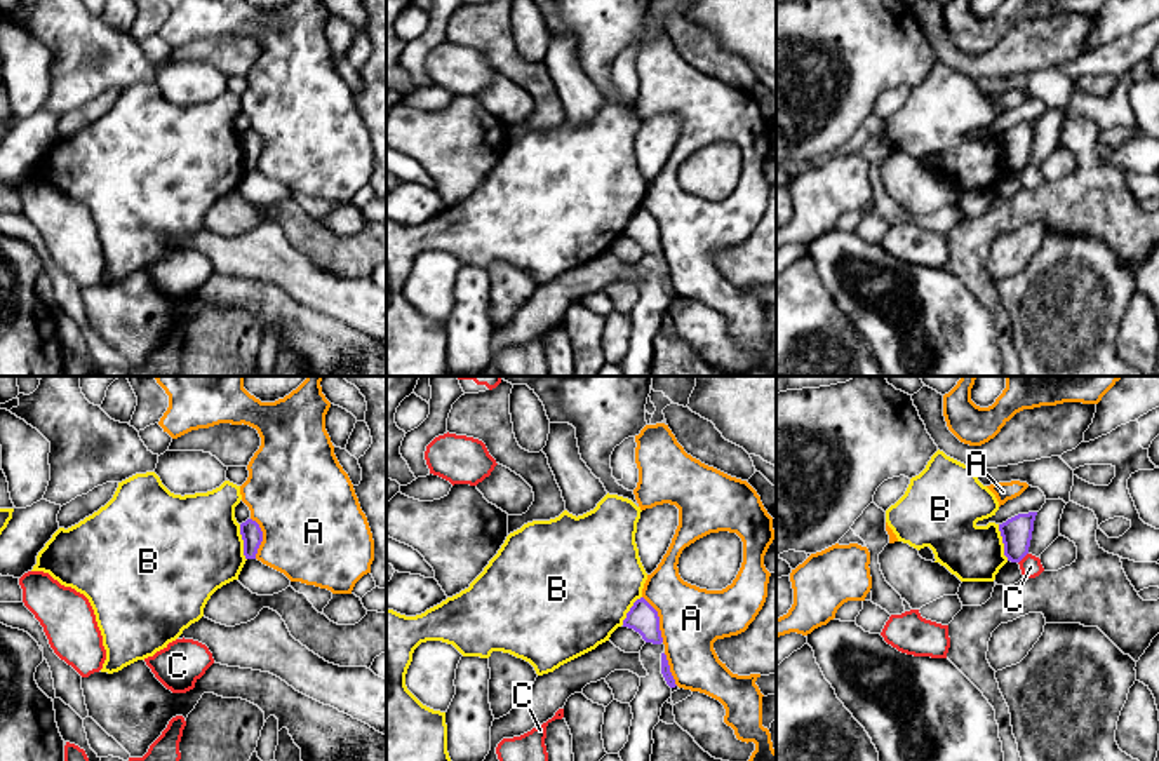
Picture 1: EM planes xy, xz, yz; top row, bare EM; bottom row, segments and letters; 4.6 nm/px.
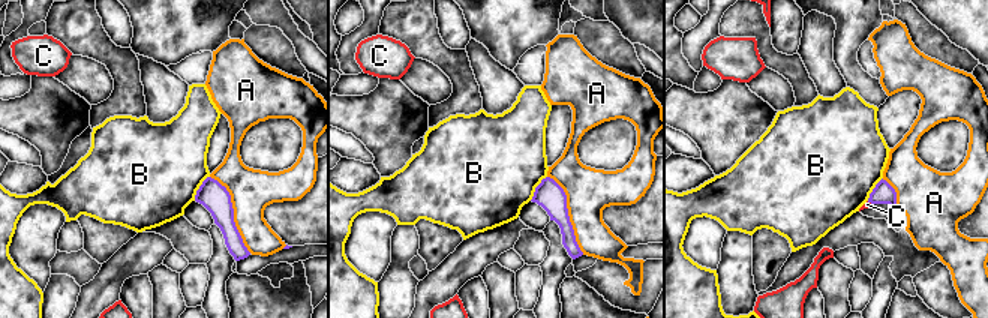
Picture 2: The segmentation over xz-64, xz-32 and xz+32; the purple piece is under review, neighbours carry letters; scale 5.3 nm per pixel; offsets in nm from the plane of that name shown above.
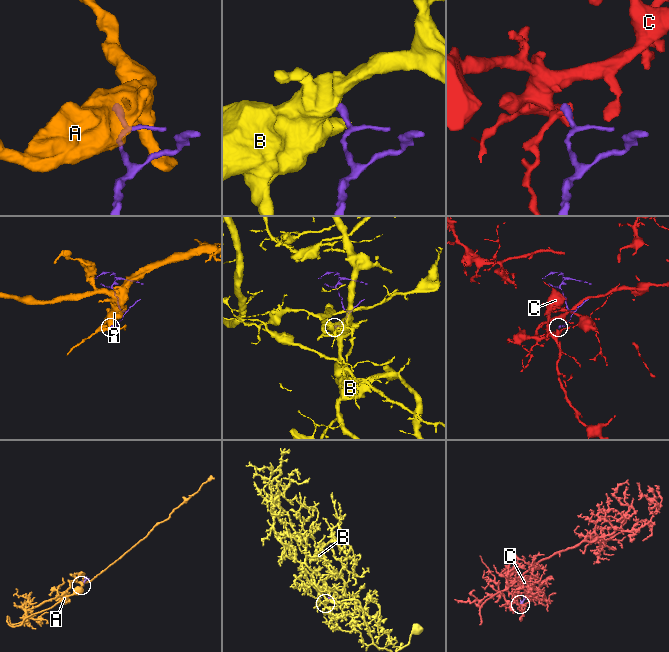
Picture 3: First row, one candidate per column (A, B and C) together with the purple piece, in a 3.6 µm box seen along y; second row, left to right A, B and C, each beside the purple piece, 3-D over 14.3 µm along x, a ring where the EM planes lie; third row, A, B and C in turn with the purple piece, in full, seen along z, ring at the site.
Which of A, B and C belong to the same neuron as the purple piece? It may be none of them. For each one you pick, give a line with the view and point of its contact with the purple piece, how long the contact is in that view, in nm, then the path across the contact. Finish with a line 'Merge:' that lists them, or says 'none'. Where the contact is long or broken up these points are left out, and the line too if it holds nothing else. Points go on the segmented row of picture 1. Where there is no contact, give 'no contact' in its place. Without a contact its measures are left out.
Merge: none

